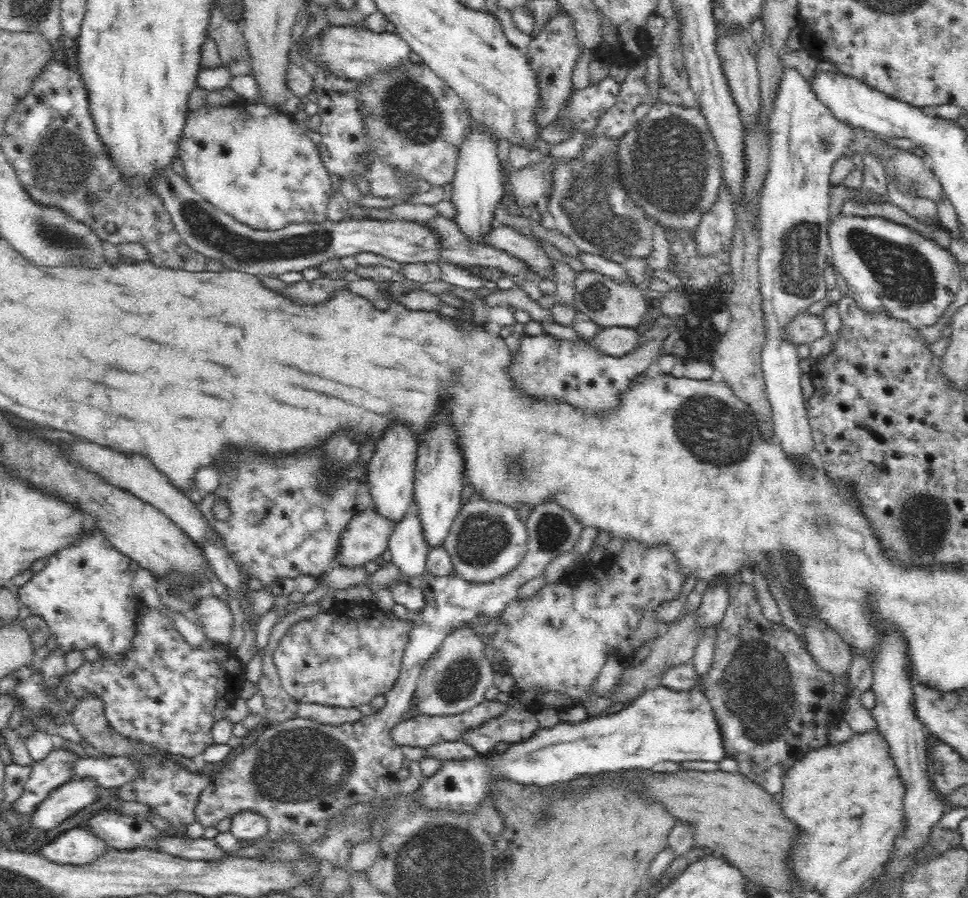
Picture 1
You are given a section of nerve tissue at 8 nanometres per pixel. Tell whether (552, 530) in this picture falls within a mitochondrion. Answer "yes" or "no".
yes

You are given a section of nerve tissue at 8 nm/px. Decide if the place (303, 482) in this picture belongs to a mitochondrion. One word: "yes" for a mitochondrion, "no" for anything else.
yes

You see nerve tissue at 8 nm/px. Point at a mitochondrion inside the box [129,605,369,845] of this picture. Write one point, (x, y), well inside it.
(307, 764)

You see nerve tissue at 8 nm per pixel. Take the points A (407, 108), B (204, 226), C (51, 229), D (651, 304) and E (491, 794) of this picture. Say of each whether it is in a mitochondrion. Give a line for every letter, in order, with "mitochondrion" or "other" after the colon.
A: mitochondrion
B: mitochondrion
C: mitochondrion
D: other
E: other

